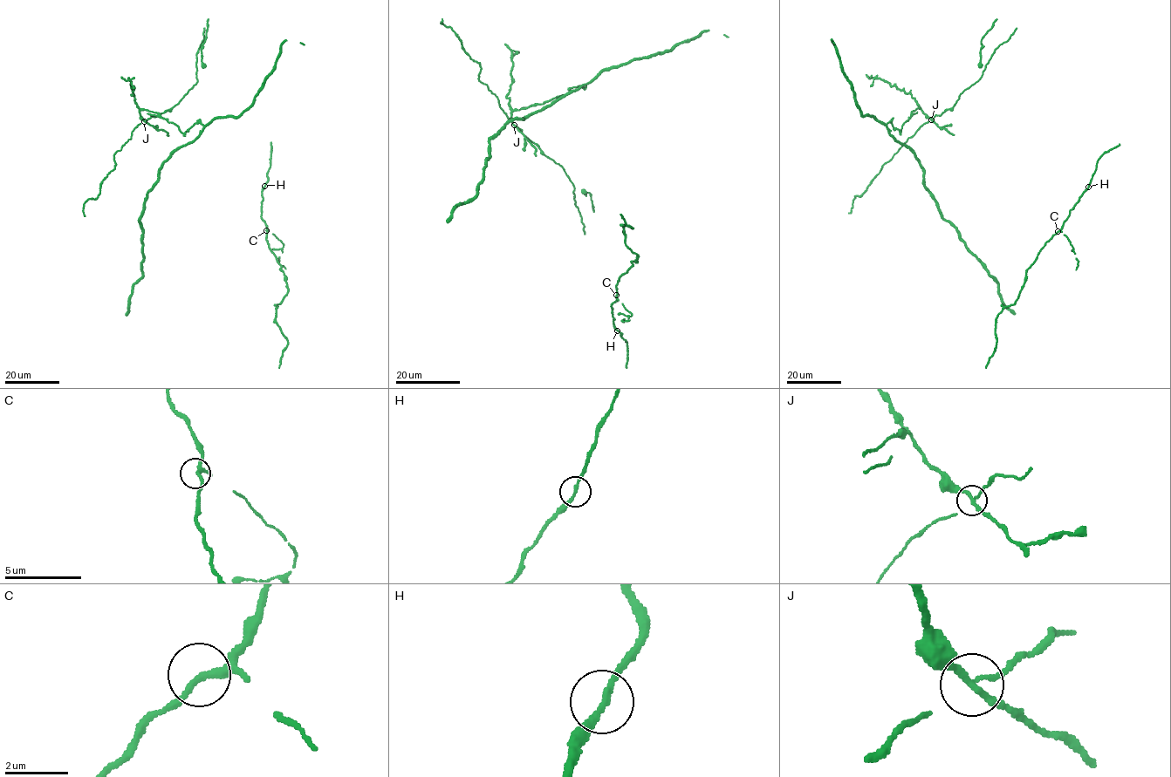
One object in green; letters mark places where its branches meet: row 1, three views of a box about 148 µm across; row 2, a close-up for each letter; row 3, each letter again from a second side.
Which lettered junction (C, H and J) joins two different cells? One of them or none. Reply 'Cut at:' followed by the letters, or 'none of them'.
Cut at: J

